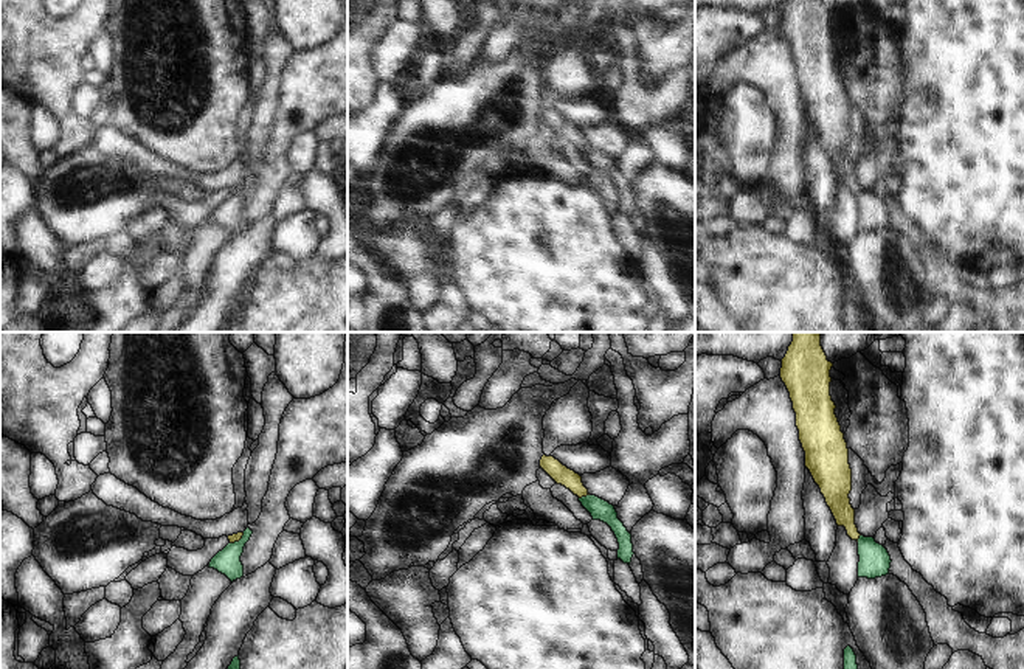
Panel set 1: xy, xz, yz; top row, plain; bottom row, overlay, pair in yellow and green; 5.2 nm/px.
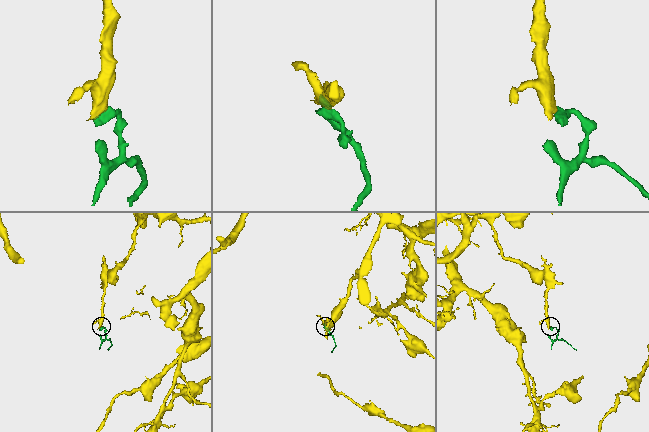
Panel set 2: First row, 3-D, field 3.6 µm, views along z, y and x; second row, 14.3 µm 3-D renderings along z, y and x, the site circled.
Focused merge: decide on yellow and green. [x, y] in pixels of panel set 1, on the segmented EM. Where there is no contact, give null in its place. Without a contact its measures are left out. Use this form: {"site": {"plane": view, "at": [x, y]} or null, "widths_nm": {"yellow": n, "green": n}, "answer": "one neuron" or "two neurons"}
{"site": {"plane": "xz", "at": [584, 495]}, "widths_nm": {"yellow": 100, "green": 110}, "answer": "two neurons"}

